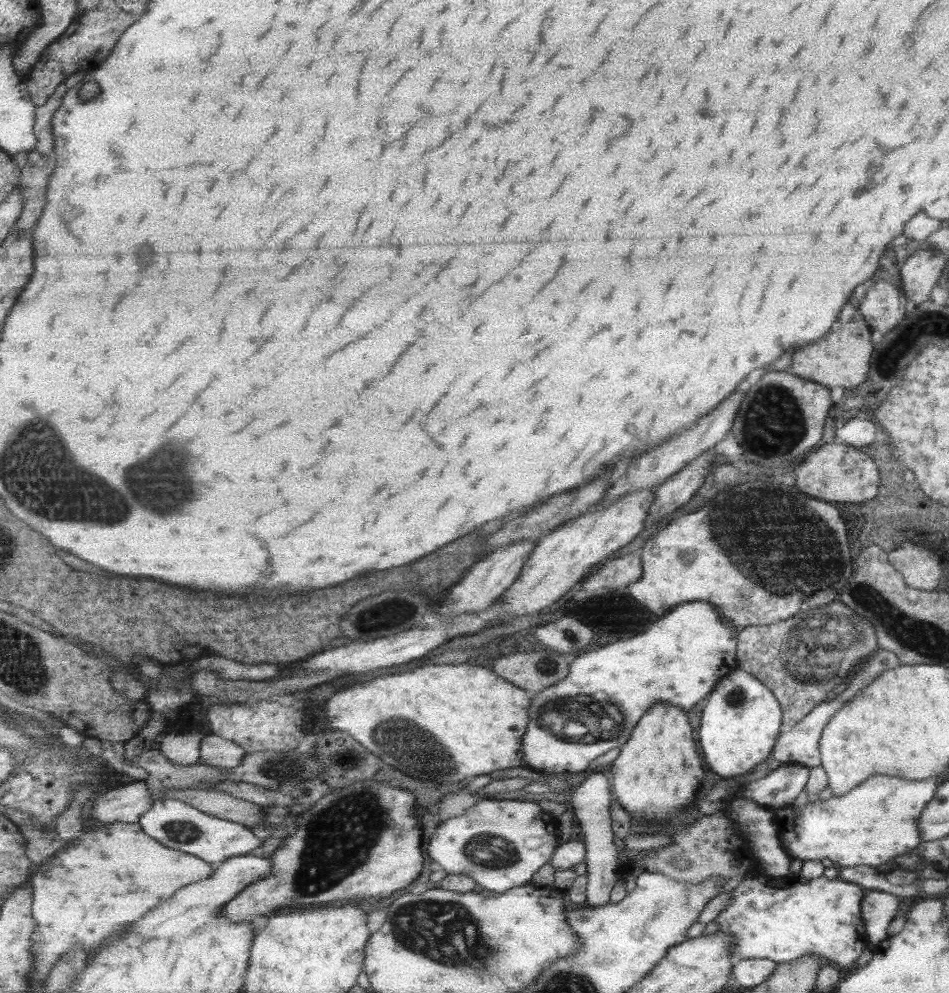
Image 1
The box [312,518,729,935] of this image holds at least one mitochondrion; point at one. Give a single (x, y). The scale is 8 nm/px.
(402, 739)

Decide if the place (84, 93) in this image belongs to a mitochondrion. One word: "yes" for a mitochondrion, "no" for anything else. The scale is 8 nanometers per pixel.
yes

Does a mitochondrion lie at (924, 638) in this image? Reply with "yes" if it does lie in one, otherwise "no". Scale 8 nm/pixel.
yes

